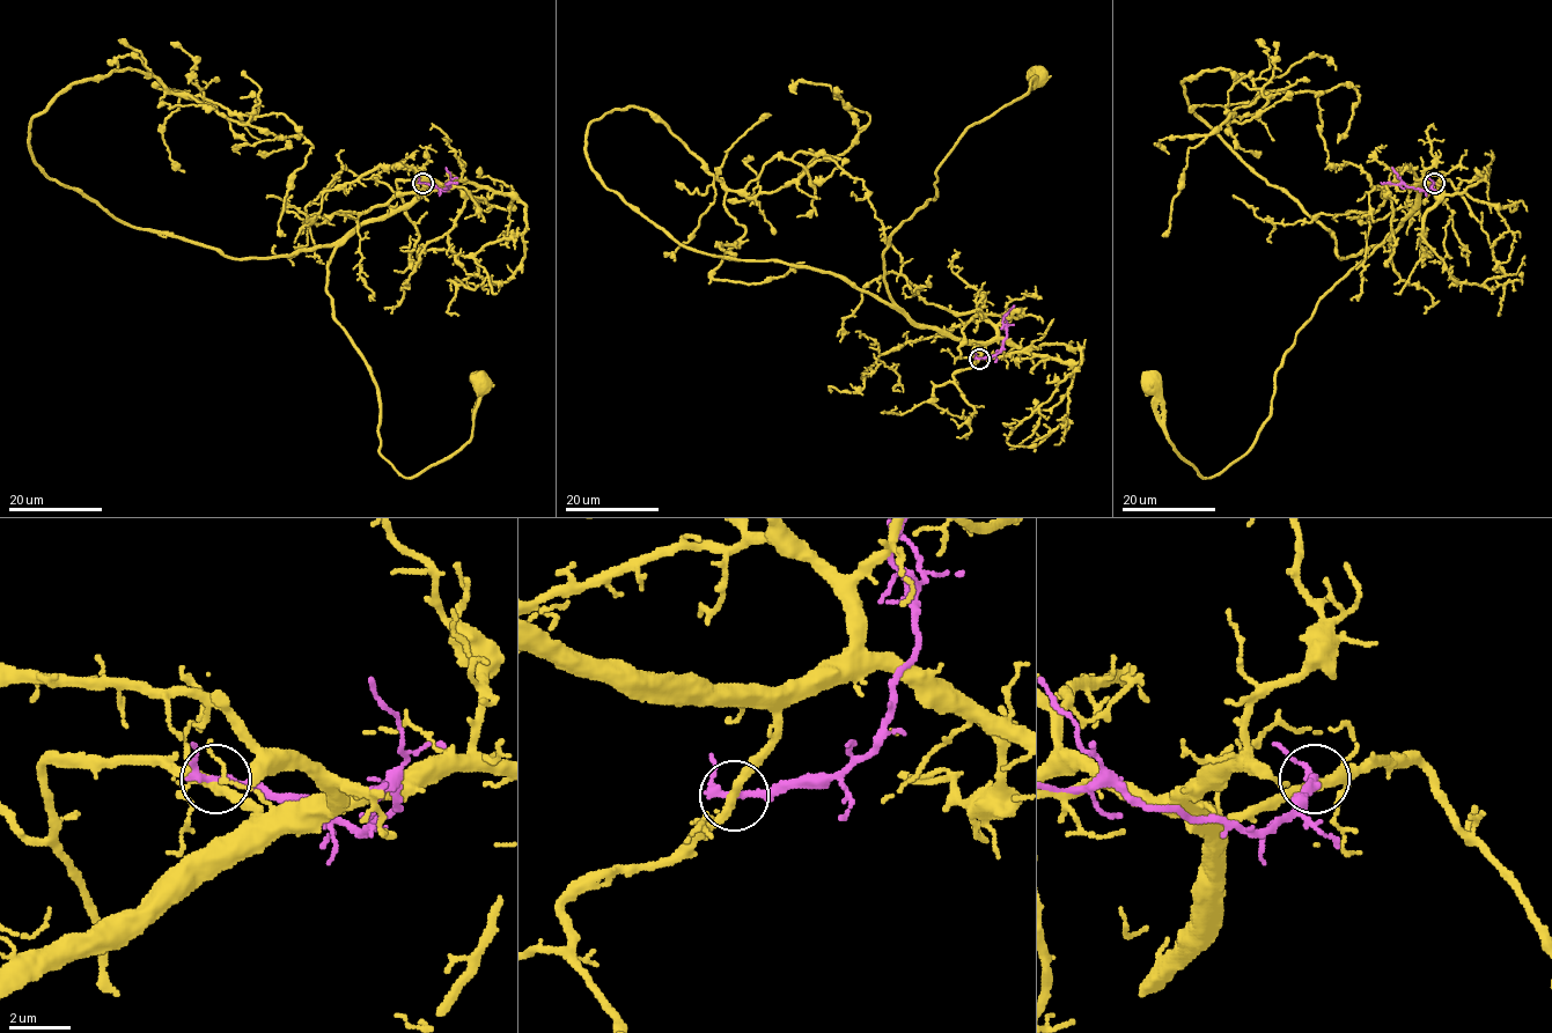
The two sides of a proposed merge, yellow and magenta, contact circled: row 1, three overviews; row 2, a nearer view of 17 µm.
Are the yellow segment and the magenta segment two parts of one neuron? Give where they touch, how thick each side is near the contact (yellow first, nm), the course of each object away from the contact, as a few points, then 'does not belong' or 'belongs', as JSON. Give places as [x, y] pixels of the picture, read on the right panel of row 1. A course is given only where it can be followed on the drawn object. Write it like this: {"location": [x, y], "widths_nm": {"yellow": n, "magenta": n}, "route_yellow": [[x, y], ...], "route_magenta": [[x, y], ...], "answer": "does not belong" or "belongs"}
{"location": [1434, 183], "widths_nm": {"yellow": 320, "magenta": 220}, "route_yellow": [[1433, 183], [1318, 302], [1275, 373], [1256, 442], [1213, 476], [1168, 438], [1150, 385]], "route_magenta": [[1433, 182], [1426, 191], [1381, 182]], "answer": "does not belong"}

